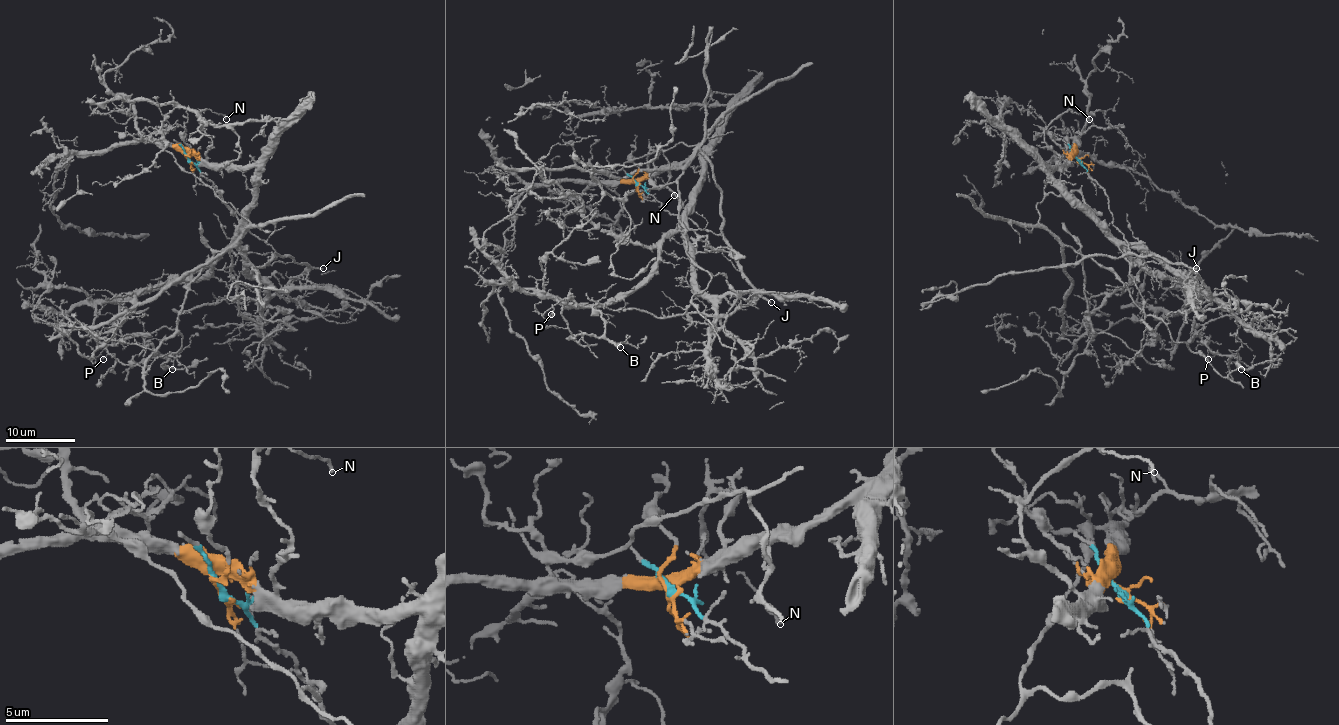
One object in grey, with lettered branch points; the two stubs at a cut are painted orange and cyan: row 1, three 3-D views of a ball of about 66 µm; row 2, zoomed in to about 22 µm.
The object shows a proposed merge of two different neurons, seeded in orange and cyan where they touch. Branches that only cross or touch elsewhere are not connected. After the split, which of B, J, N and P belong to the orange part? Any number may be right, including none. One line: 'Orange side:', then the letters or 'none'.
Orange side: B, N, P

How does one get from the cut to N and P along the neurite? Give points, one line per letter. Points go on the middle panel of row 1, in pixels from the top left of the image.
N: (635, 183), (654, 168), (659, 150), (652, 150), (647, 159), (651, 173), (673, 195)
P: (635, 183), (703, 155), (696, 204), (661, 241), (658, 265), (626, 293), (603, 304), (560, 300), (551, 314)

